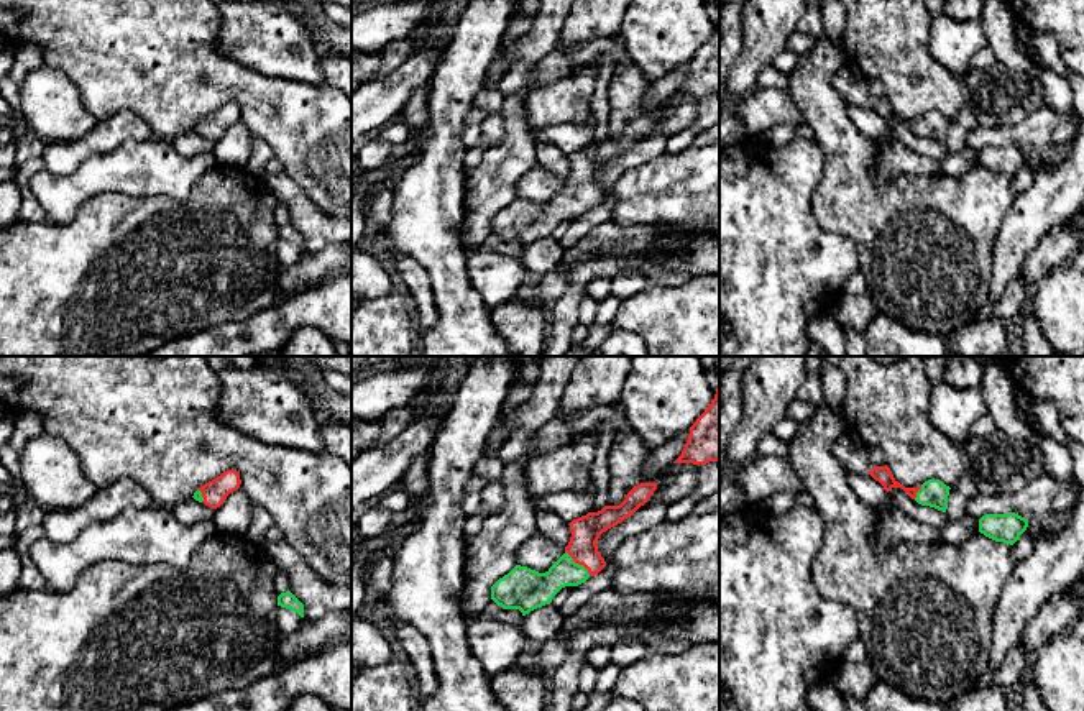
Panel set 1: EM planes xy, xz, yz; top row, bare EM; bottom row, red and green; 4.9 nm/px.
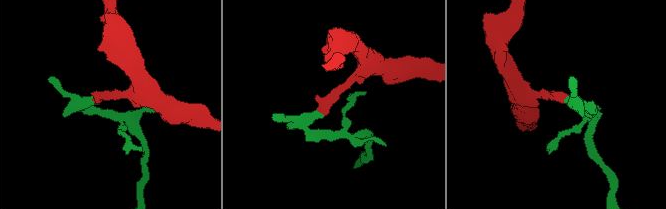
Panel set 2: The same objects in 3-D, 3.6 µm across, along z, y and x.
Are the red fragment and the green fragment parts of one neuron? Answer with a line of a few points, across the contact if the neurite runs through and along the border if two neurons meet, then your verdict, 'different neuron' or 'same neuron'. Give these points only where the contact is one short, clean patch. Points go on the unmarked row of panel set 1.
xz (585, 163), (578, 196), (536, 222) | same neuron

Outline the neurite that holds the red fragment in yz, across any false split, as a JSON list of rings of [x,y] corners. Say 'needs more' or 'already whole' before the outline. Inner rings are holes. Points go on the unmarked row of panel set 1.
needs more | [[[874,99],[869,107],[879,113],[884,122],[889,125],[892,120],[902,120],[912,131],[915,131],[921,138],[930,138],[938,143],[946,144],[948,141],[948,128],[949,128],[949,118],[946,118],[939,112],[928,112],[921,118],[916,120],[905,120],[900,117],[890,100],[885,99]]]

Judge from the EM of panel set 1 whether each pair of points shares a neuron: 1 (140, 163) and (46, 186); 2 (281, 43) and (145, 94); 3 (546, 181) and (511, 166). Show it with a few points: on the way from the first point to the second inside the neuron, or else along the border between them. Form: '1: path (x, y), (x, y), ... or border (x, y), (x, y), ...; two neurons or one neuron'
1: path (117, 171), (101, 173), (79, 186), (69, 186); one neuron
2: border (220, 23), (217, 46), (240, 64), (270, 77); two neurons
3: border (536, 165), (518, 181), (514, 196); two neurons

